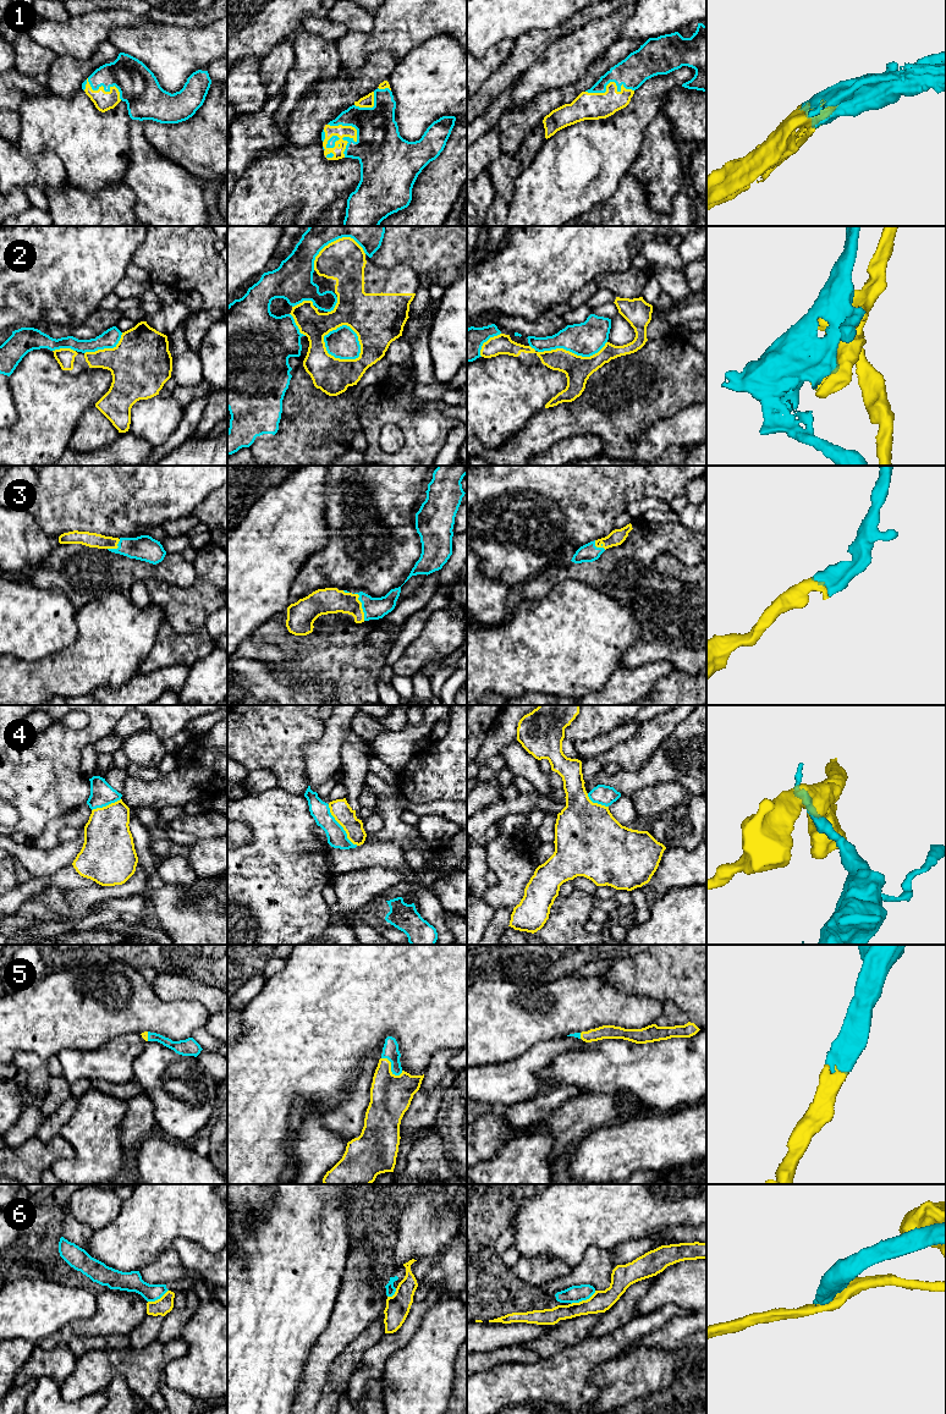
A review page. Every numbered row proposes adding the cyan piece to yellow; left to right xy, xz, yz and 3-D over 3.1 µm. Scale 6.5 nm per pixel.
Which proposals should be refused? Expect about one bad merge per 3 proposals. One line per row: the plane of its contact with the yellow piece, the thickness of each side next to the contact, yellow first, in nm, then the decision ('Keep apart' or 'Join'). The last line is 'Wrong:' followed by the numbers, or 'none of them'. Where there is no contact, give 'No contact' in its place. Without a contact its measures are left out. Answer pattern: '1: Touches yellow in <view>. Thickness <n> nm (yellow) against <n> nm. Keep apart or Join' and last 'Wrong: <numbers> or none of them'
1: Touches yellow in xz. Thickness 80 nm (yellow) against 320 nm. Join
2: Touches yellow in xz. Thickness 240 nm (yellow) against 200 nm. Keep apart
3: Touches yellow in xz. Thickness 180 nm (yellow) against 140 nm. Join
4: Touches yellow in xz. Thickness 140 nm (yellow) against 130 nm. Keep apart
5: Touches yellow in xz. Thickness 280 nm (yellow) against 110 nm. Join
6: Touches yellow in yz. Thickness 140 nm (yellow) against 110 nm. Keep apart
Wrong: 2, 4, 6

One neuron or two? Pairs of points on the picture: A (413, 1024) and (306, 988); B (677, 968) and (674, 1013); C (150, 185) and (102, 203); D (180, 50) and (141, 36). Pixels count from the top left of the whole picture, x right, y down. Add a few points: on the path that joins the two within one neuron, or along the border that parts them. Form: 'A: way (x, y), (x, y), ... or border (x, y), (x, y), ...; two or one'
A: way (386, 997), (377, 988), (333, 988); one
B: border (664, 1002), (672, 1002), (689, 1021); two
C: border (122, 181), (135, 194), (135, 213); two
D: way (170, 50), (150, 44); one

